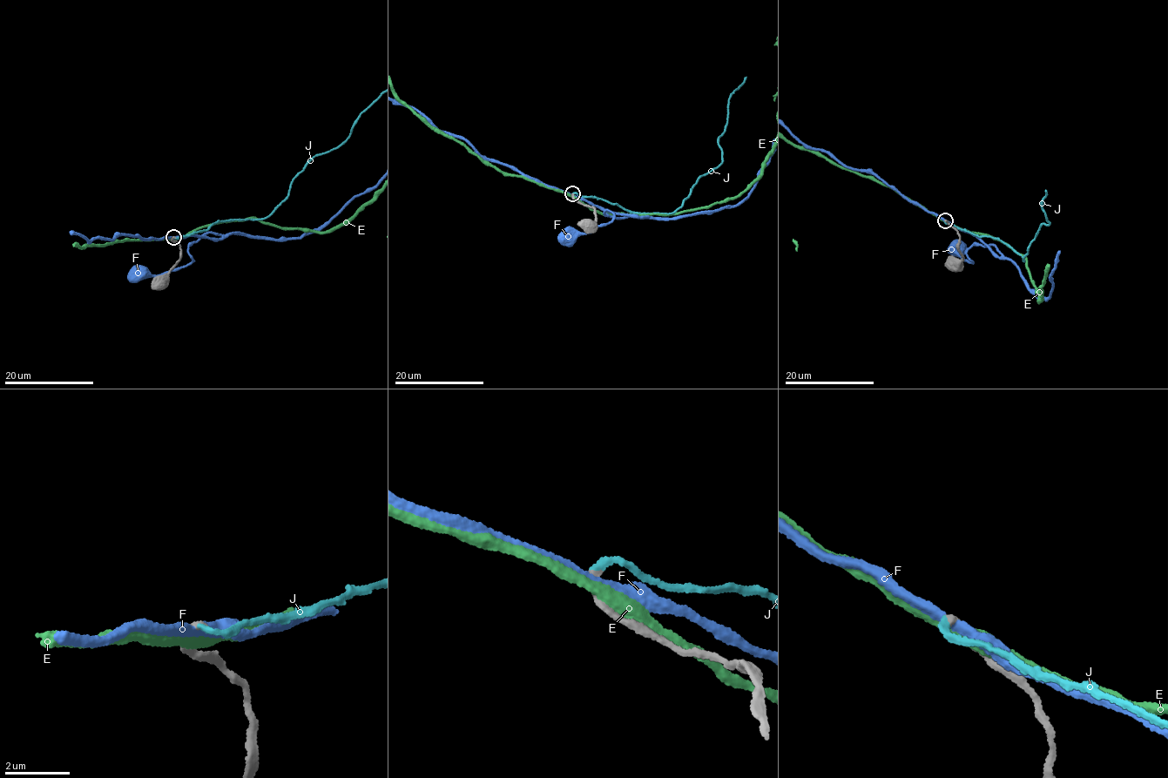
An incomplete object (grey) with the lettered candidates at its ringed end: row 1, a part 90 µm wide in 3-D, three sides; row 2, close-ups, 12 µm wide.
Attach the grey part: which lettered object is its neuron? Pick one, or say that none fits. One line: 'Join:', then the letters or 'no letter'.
Join: J

